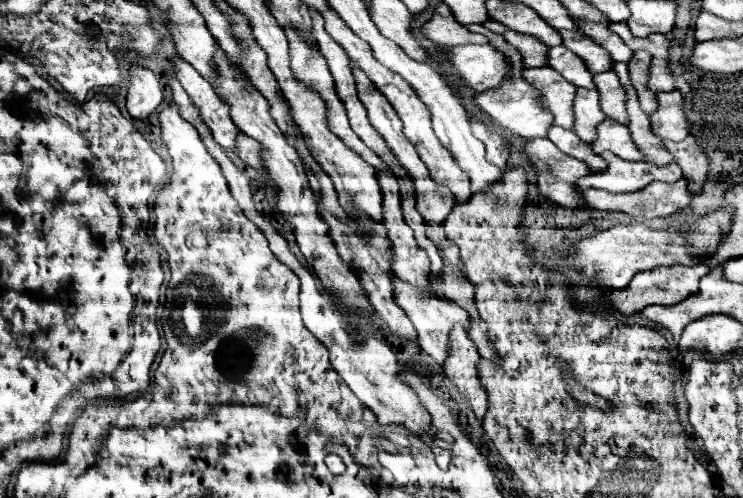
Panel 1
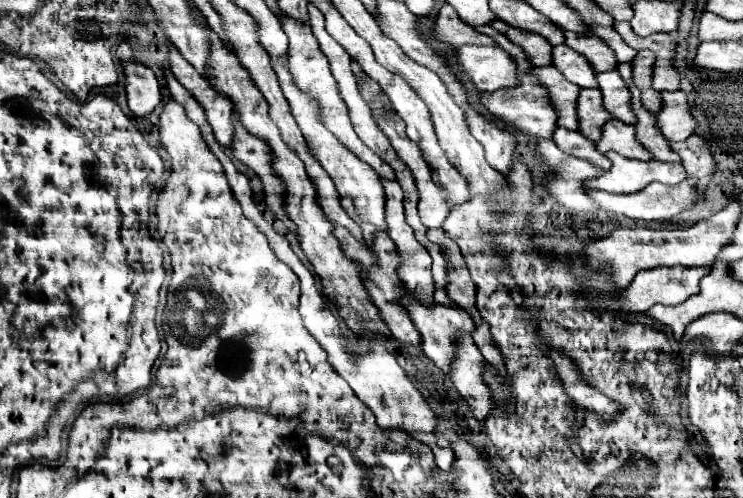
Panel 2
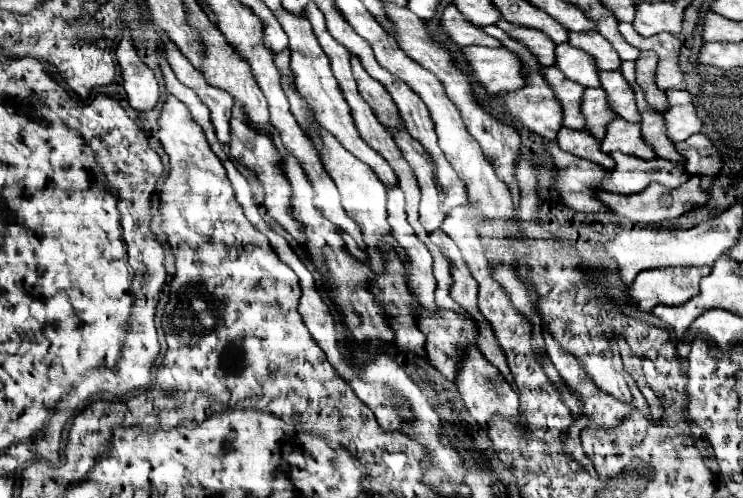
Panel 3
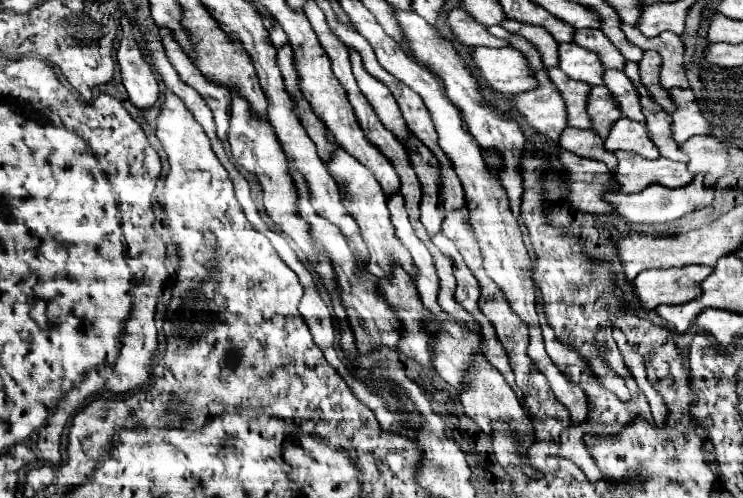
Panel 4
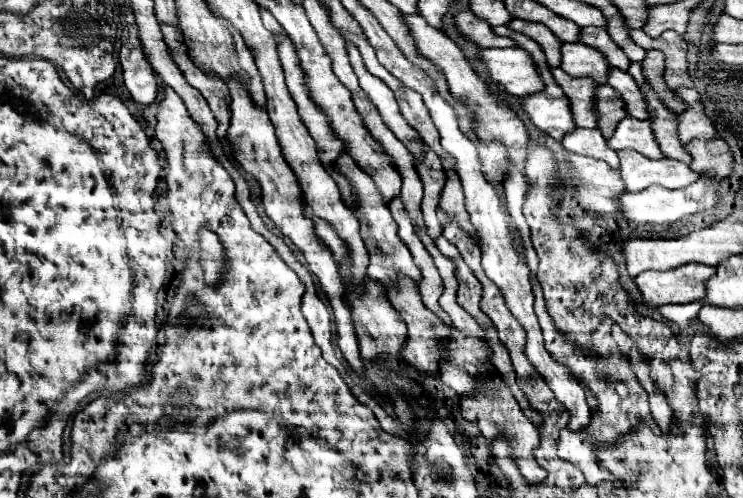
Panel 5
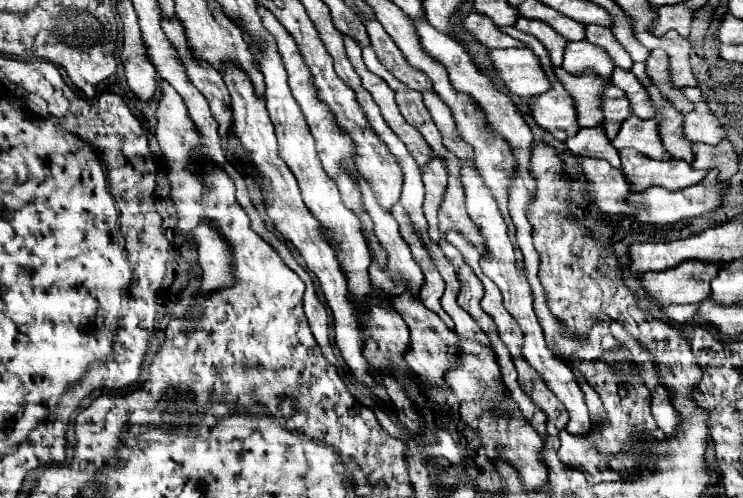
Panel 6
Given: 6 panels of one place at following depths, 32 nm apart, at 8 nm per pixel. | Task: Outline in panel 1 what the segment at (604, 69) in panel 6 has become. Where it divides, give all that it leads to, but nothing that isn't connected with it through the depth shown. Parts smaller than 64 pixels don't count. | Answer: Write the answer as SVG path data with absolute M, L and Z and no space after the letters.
M562 44L548 50L548 66L558 70L568 82L580 88L596 86L592 84L592 74L588 72L588 68L584 68L584 60L580 60L580 56L576 56L572 50L564 48Z

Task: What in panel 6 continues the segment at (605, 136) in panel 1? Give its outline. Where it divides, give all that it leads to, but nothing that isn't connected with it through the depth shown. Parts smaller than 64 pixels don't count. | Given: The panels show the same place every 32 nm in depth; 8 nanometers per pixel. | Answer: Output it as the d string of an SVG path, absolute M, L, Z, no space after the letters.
M630 116L624 120L620 134L612 140L614 148L636 148L648 158L654 160L668 160L668 150L664 148L660 140L660 118L648 118L640 120L638 116Z

